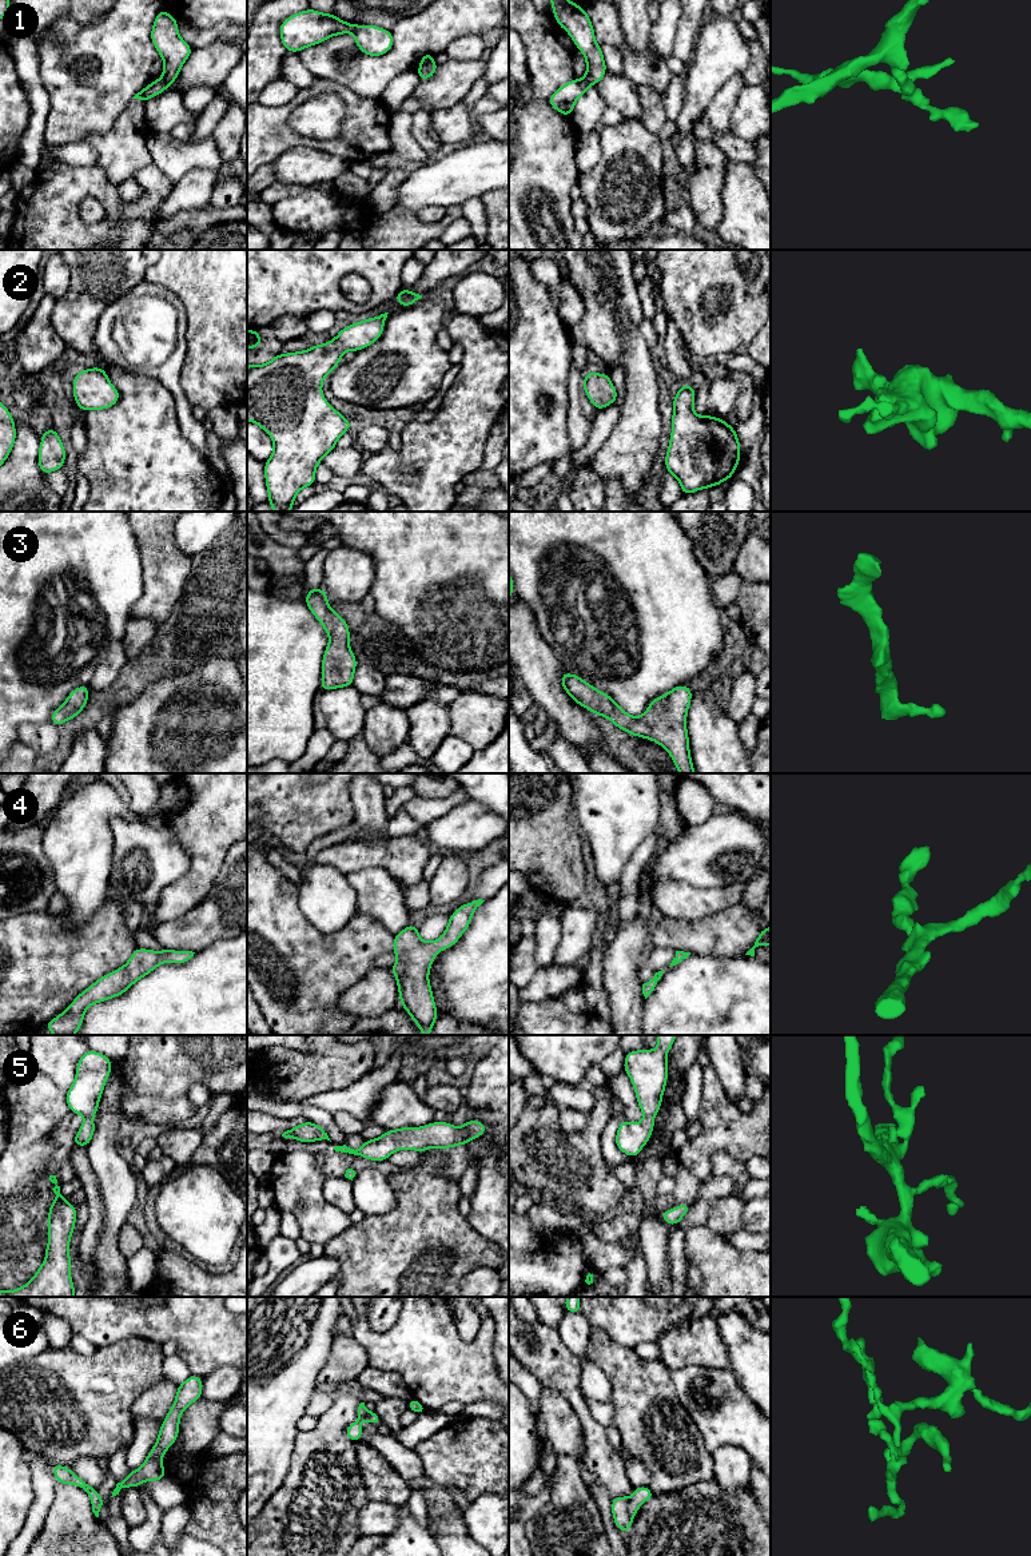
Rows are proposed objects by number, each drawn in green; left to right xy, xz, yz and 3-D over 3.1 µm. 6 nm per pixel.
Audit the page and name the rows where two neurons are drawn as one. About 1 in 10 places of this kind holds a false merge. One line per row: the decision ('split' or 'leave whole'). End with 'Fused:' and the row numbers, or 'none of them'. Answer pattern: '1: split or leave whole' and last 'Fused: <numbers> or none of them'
1: split
2: leave whole
3: leave whole
4: leave whole
5: leave whole
6: leave whole
Fused: 1

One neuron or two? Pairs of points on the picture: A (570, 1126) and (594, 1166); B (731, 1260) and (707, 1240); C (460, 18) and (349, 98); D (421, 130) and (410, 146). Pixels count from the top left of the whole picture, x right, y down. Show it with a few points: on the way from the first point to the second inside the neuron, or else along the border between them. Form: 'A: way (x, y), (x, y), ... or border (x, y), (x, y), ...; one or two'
A: border (557, 1111), (566, 1131), (586, 1127); two
B: way (725, 1258), (712, 1245); one
C: border (326, 79), (335, 80), (362, 96), (379, 99); two
D: border (410, 115), (411, 134), (428, 152); two

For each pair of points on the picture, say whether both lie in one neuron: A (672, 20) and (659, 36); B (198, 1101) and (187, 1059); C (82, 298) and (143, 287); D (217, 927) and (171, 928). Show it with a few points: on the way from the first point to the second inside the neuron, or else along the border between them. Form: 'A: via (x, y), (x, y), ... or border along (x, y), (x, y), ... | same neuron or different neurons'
A: via (668, 24), (663, 32) | same neuron
B: border along (200, 1083), (195, 1083), (188, 1091), (194, 1107) | different neurons
C: border along (143, 279), (112, 301), (104, 310) | different neurons
D: via (206, 922), (186, 922), (182, 924) | same neuron

